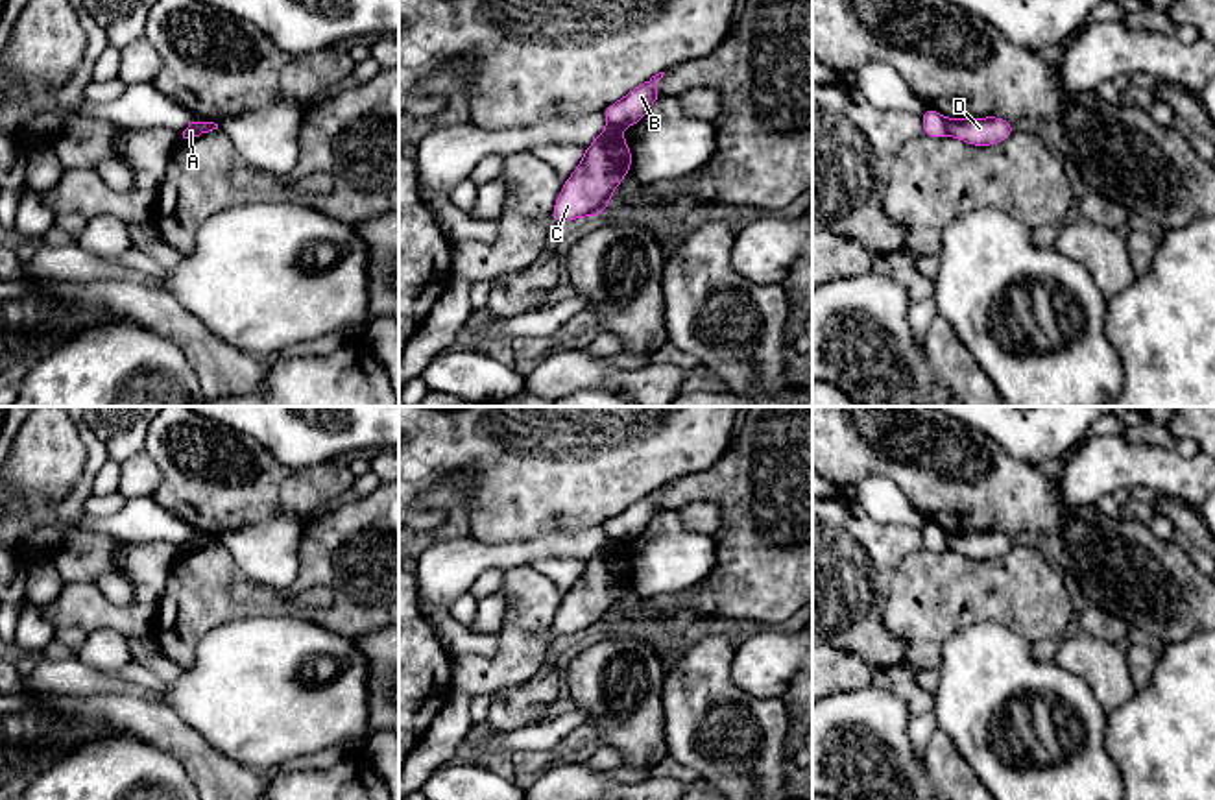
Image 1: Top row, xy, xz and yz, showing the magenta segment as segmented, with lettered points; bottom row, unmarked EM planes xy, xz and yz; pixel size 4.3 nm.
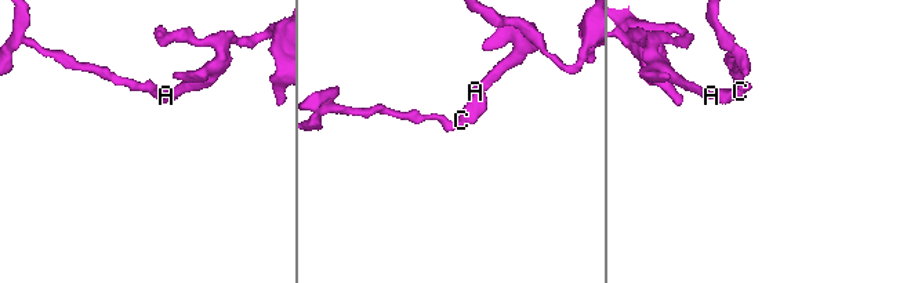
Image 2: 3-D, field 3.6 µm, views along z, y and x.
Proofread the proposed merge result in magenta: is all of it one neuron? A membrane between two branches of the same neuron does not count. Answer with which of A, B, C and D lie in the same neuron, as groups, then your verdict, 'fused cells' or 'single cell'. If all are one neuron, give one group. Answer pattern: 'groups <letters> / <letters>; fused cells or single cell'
groups A C D / B; fused cells

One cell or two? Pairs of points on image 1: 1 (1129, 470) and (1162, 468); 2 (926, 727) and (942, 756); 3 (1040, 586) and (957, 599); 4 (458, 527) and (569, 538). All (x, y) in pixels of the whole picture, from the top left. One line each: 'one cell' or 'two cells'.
1: one cell
2: two cells
3: one cell
4: two cells

